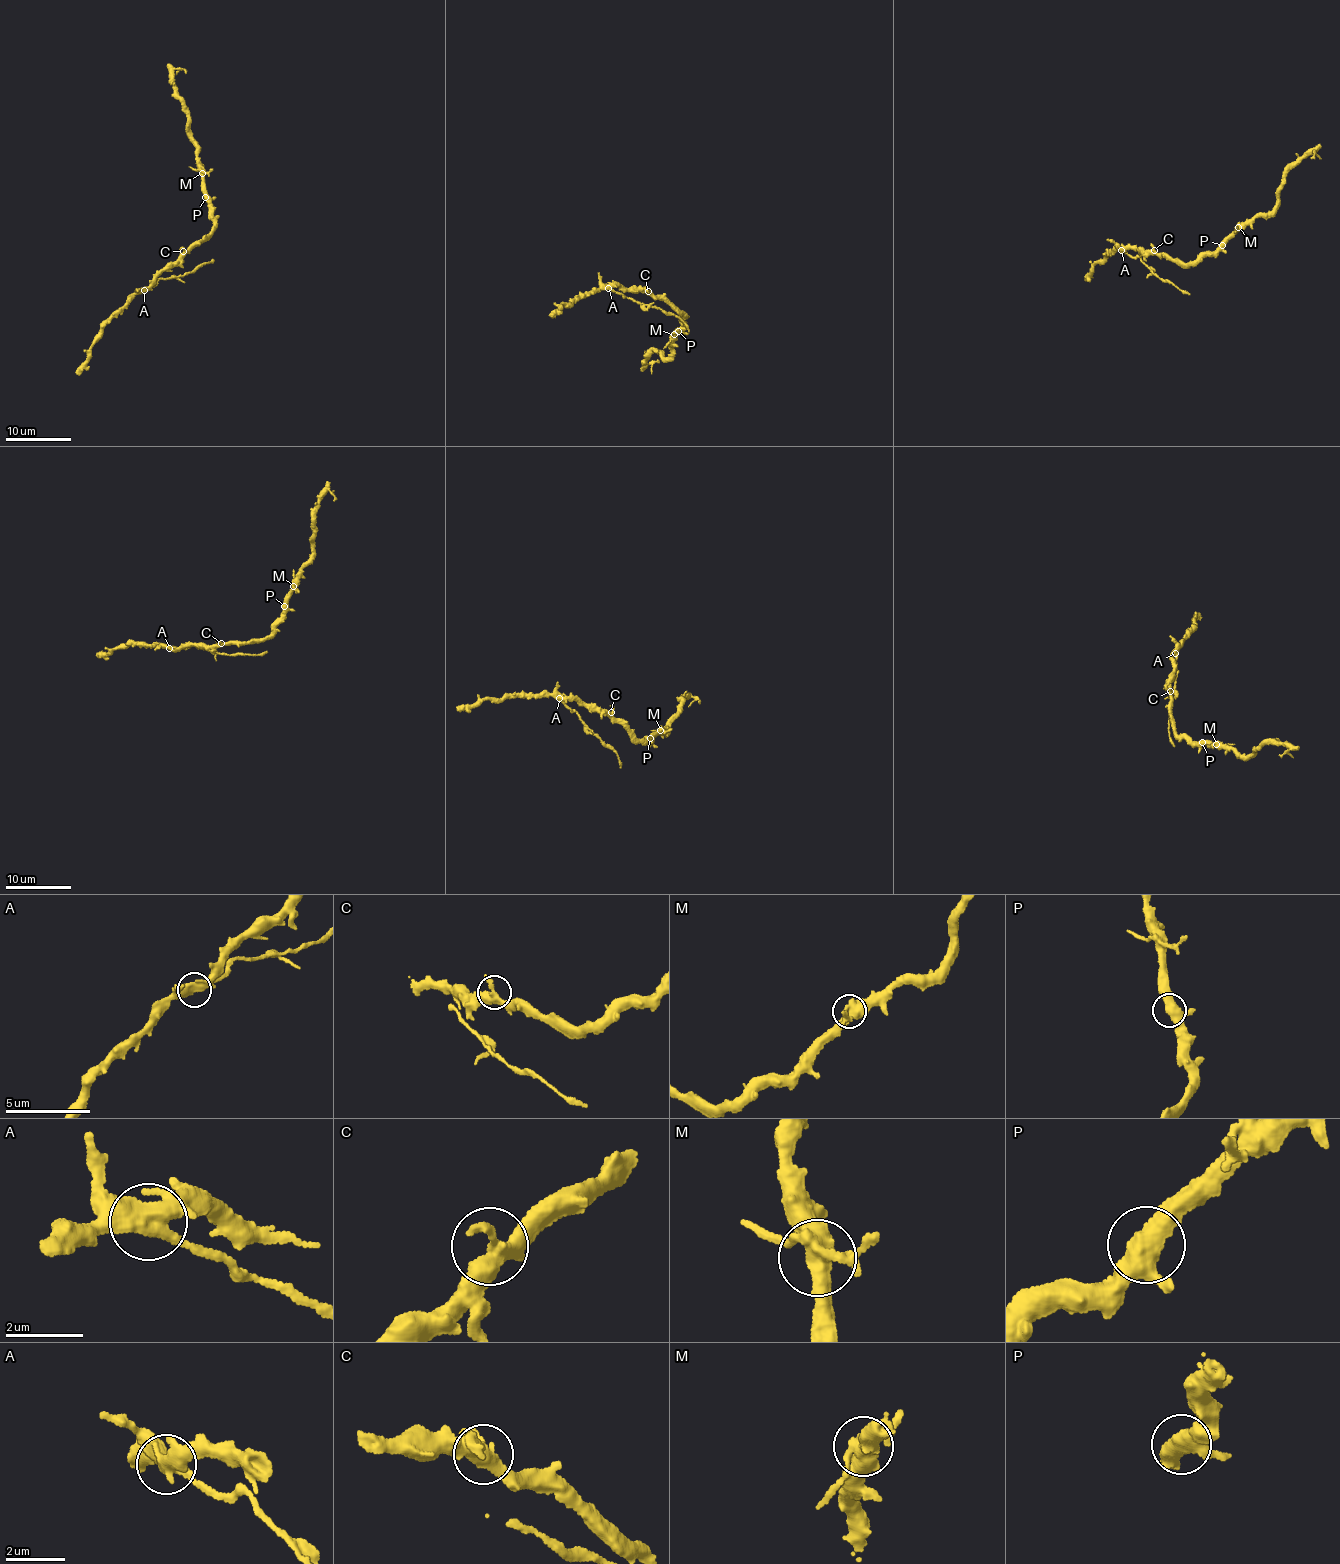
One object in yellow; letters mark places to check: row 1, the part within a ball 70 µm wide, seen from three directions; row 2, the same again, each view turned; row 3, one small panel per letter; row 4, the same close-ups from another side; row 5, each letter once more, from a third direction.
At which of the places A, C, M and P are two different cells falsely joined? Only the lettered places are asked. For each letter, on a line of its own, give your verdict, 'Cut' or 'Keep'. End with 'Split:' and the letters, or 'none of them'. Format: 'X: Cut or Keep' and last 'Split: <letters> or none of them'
A: Cut
C: Keep
M: Keep
P: Keep
Split: A

